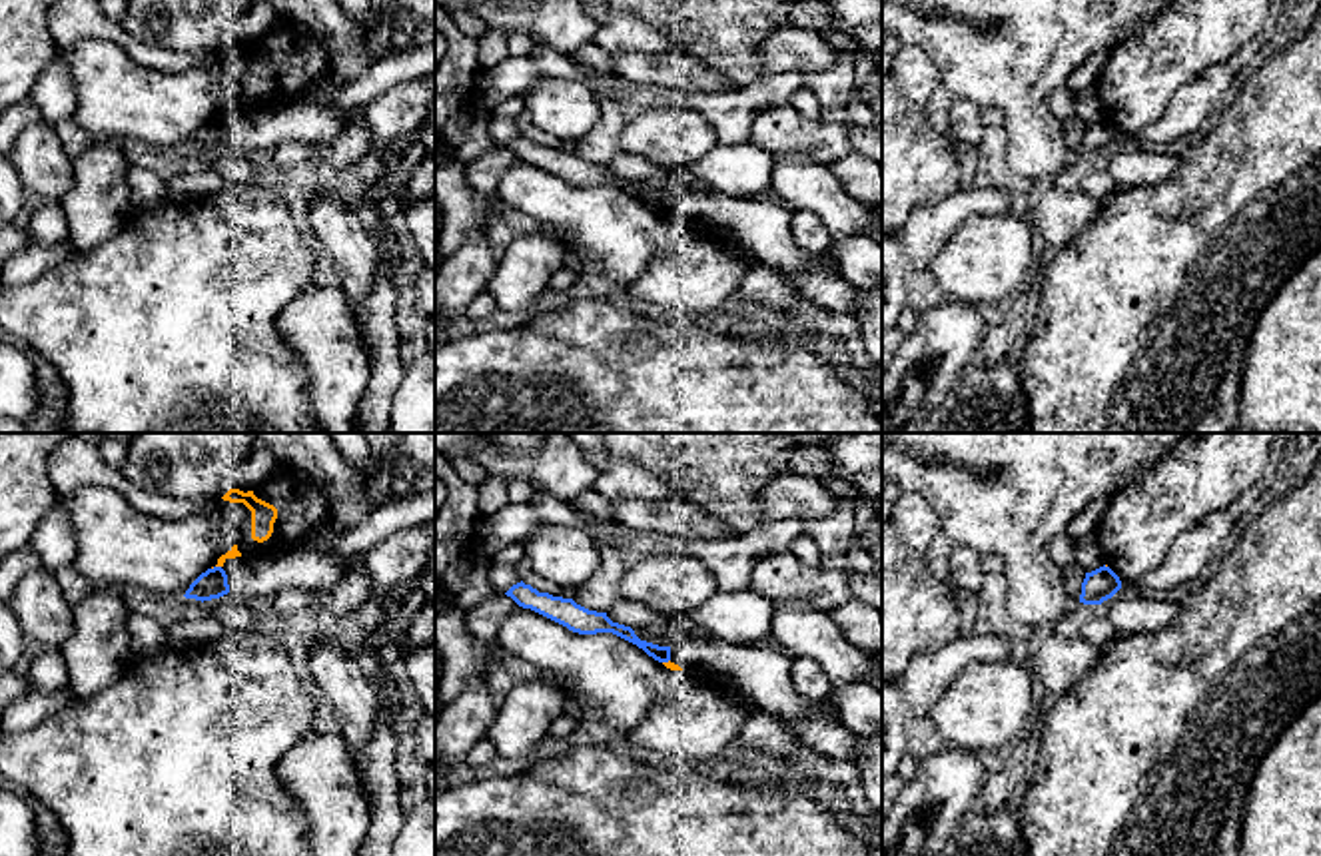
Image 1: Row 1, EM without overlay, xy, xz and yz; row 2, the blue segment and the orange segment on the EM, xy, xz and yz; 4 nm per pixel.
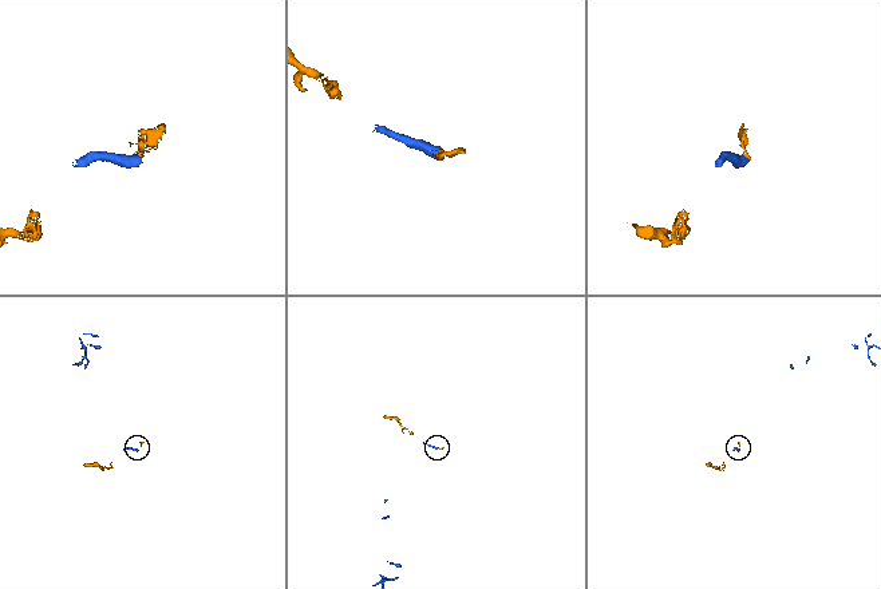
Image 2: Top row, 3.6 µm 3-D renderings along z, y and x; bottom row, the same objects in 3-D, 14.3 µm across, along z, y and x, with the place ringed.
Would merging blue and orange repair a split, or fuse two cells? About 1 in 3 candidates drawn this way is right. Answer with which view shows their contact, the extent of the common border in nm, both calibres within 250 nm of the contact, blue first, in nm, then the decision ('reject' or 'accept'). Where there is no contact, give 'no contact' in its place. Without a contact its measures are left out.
xy | 40 nm | 120/40 nm | reject

